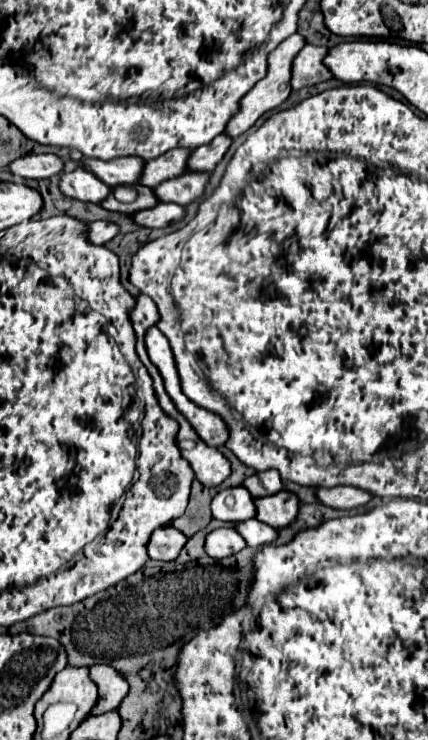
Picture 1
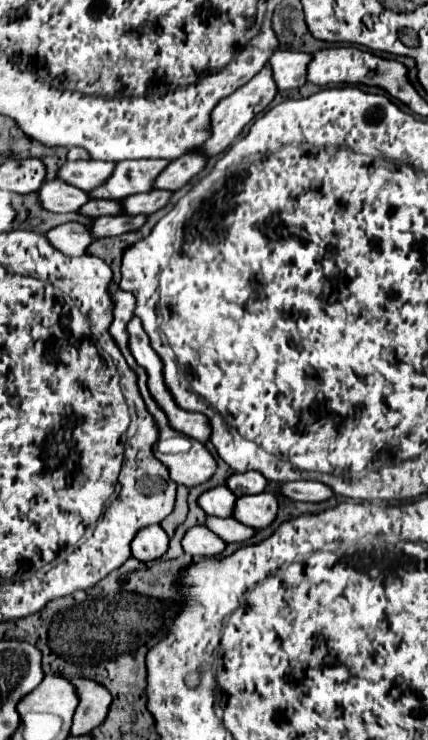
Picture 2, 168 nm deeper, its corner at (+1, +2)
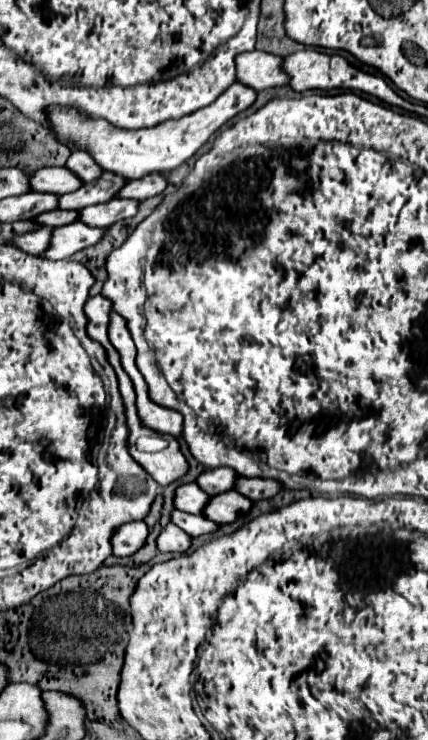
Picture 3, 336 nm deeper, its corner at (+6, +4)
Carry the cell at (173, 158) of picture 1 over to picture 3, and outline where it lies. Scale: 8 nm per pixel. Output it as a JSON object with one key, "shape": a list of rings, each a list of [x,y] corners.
{"shape":[[[106,170],[106,172],[102,172],[100,178],[96,178],[94,182],[84,184],[80,190],[70,192],[70,194],[62,194],[58,208],[82,210],[82,208],[92,206],[92,204],[108,202],[108,200],[116,198],[118,190],[122,190],[124,184],[126,184],[126,178],[122,178],[120,174],[114,174],[114,172]]]}

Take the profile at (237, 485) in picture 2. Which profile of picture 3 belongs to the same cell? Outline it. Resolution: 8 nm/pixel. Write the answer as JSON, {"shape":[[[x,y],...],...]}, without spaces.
{"shape":[[[210,468],[200,474],[196,484],[202,486],[202,490],[206,490],[210,496],[216,496],[232,490],[236,486],[236,480],[238,480],[238,474],[232,468],[214,468],[214,470]]]}

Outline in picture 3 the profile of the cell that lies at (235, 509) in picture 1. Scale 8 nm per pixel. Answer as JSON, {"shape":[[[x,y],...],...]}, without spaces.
{"shape":[[[196,484],[180,486],[174,498],[176,508],[190,514],[204,514],[204,508],[208,506],[208,502],[210,502],[210,496]]]}

